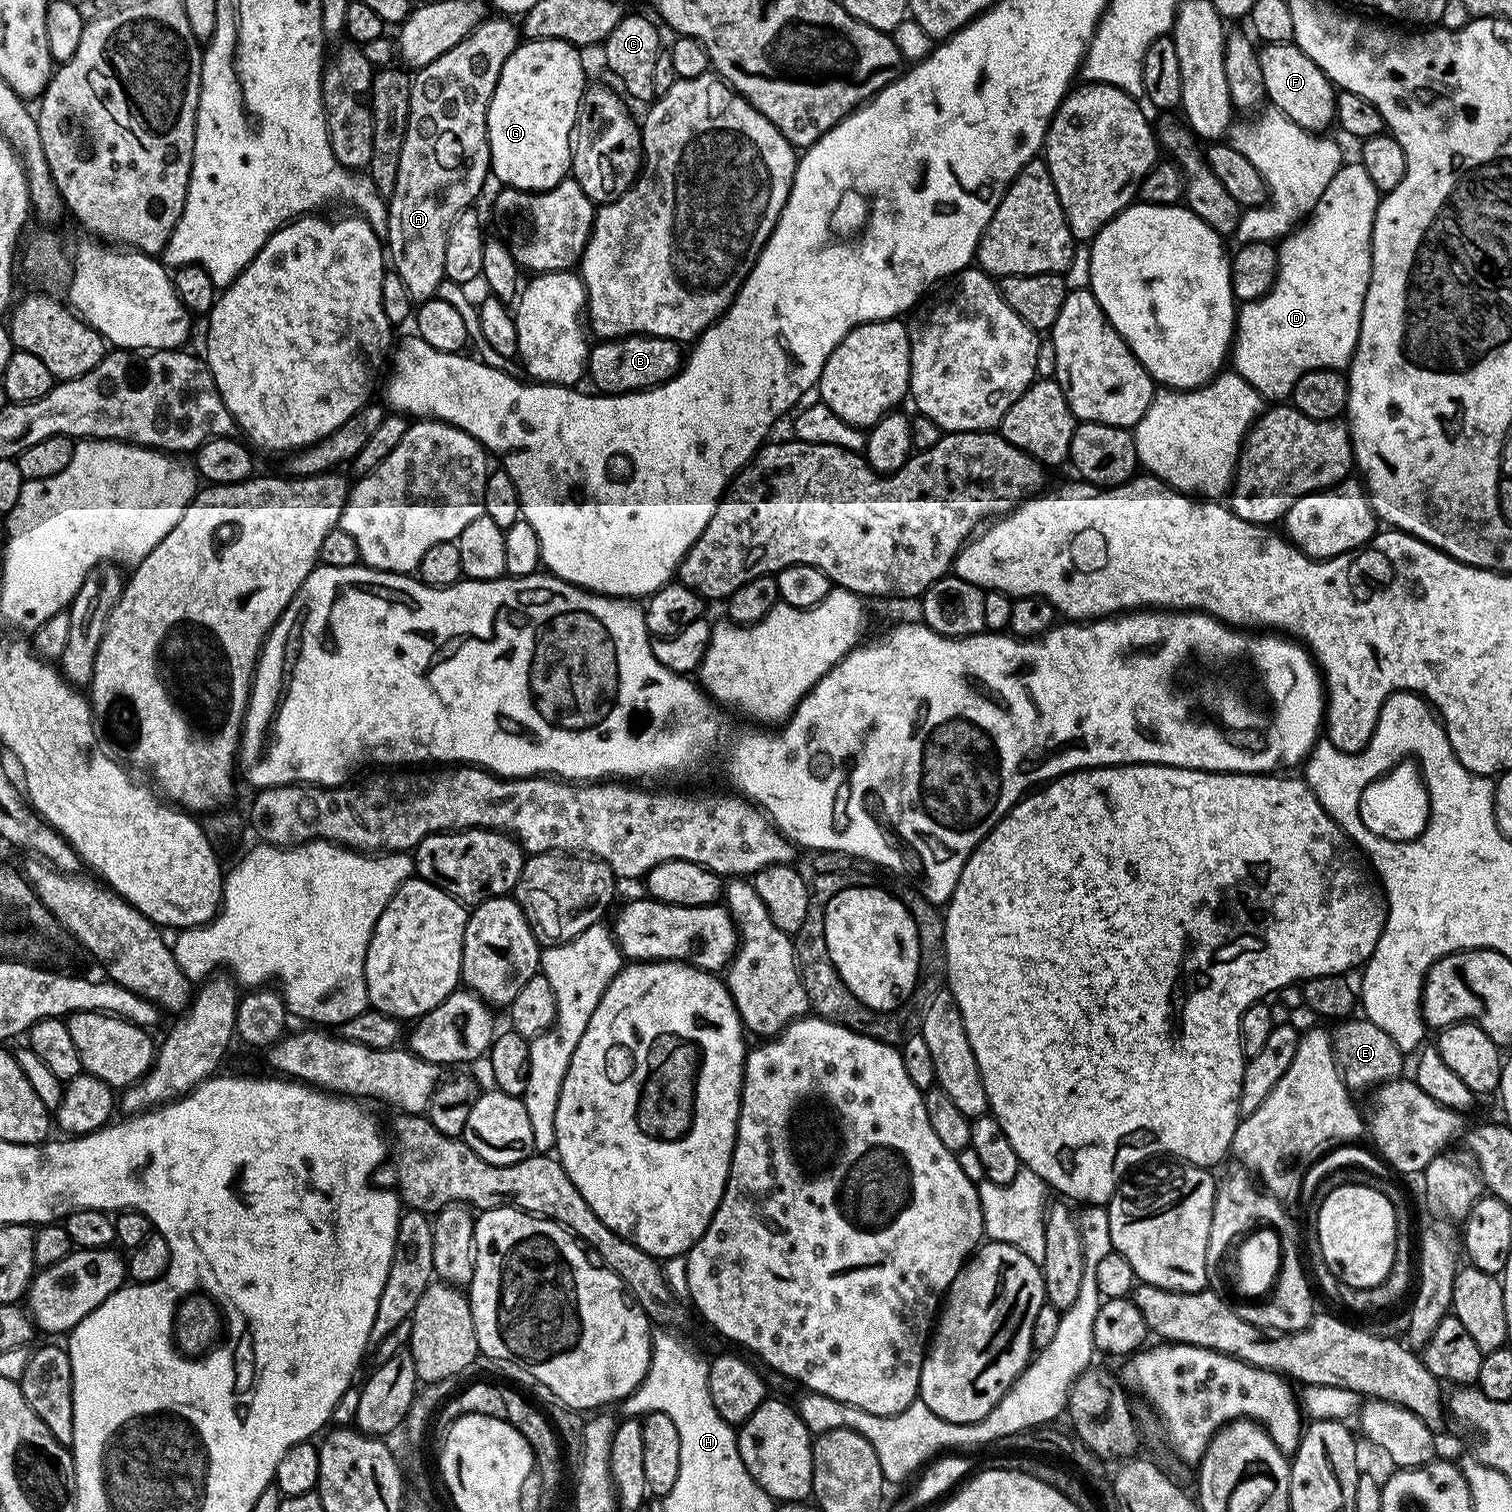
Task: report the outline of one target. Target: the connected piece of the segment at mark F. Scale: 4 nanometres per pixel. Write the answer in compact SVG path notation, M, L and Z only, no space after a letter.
M1294 42L1286 44L1264 44L1259 49L1260 65L1262 66L1262 82L1267 99L1272 100L1271 107L1275 111L1286 114L1300 128L1306 129L1313 134L1323 133L1324 128L1333 127L1336 119L1336 93L1332 81L1326 78L1324 73L1312 59Z

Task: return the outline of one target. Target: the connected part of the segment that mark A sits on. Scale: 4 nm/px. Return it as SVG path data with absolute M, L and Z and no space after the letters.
M481 19L480 25L466 38L458 42L446 54L434 58L425 68L412 76L410 90L410 114L406 126L406 138L398 158L398 182L394 182L394 194L387 201L388 235L386 252L390 257L391 271L406 282L406 290L414 302L433 299L445 280L446 234L450 222L484 188L484 179L489 179L492 155L488 149L488 107L496 89L498 78L506 58L521 43L522 32L511 19Z

